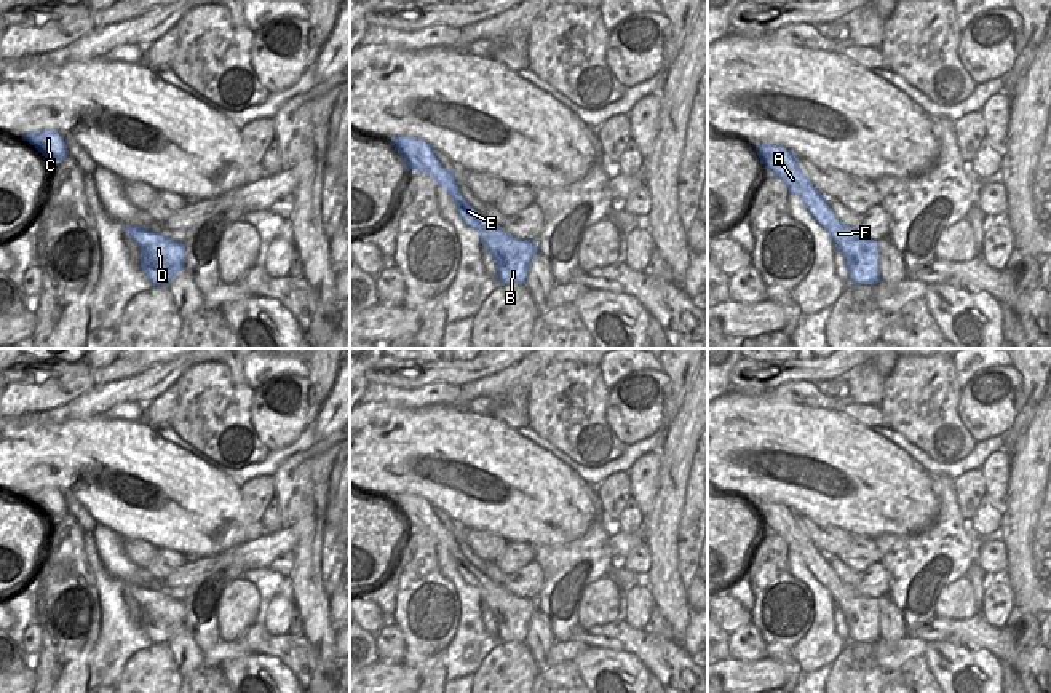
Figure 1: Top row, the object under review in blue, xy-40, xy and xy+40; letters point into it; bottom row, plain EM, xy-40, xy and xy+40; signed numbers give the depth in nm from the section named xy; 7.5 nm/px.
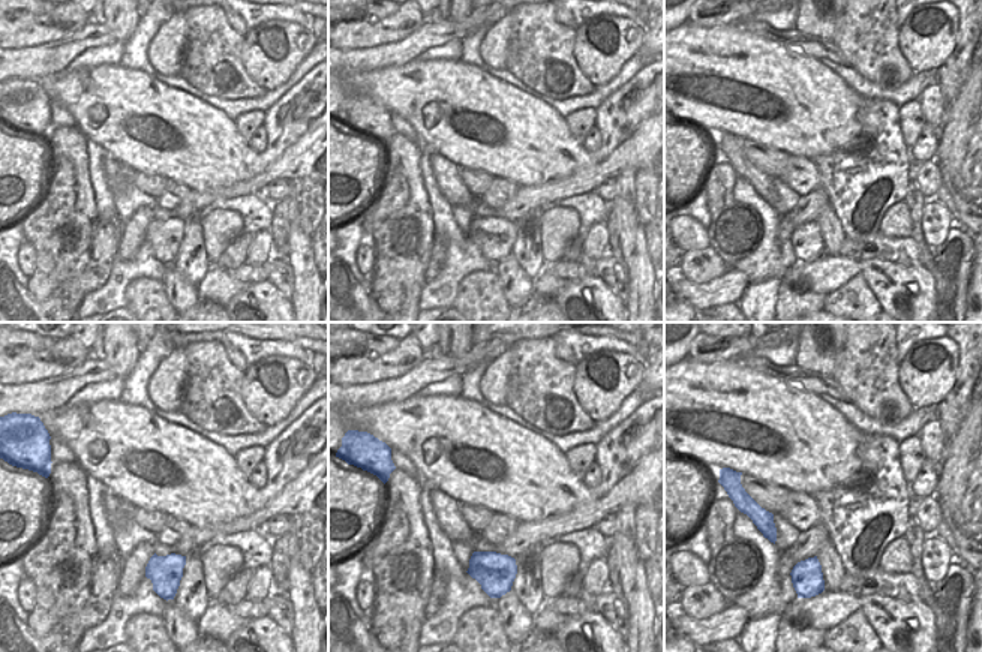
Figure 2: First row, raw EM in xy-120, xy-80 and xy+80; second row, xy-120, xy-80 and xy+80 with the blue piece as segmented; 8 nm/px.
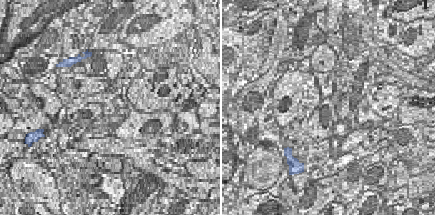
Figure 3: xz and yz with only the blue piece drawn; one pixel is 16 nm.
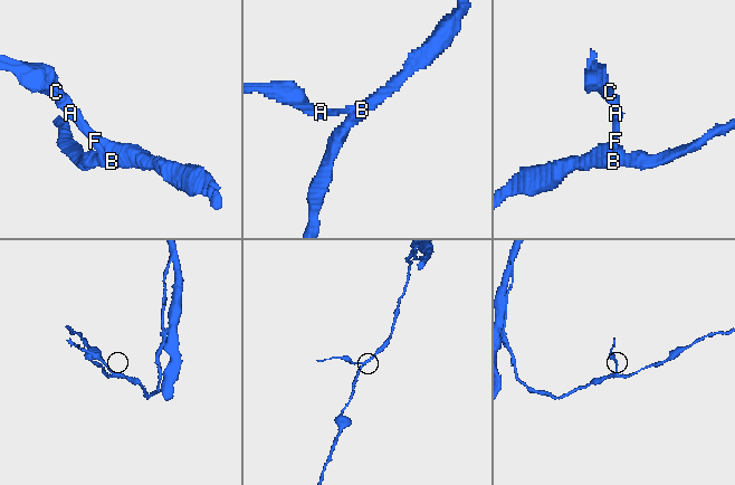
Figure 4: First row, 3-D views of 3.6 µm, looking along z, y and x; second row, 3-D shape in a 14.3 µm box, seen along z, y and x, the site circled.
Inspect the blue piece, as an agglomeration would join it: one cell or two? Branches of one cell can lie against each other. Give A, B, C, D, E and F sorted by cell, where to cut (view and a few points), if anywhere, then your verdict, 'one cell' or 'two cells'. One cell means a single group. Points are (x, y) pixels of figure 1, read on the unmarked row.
A B C D E F | no cut | one cell

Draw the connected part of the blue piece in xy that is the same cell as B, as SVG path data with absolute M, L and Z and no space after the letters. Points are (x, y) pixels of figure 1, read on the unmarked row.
M398 493L390 500L406 521L407 529L423 529L430 532L438 544L444 544L455 559L460 576L481 594L481 602L490 610L497 637L502 642L526 642L527 629L533 613L538 610L535 599L518 597L508 592L503 584L490 581L460 551L455 532L442 525L434 513L434 506L410 493Z

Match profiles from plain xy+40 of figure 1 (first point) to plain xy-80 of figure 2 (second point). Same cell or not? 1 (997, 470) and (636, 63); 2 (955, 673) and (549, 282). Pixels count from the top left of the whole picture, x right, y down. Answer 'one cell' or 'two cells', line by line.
1: two cells
2: two cells

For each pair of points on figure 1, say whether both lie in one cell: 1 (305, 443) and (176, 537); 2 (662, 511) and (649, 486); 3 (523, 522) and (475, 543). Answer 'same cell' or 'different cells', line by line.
1: different cells
2: different cells
3: different cells

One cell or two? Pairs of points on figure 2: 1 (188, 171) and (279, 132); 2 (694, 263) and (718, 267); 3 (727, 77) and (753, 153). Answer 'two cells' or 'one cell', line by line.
1: one cell
2: one cell
3: two cells

